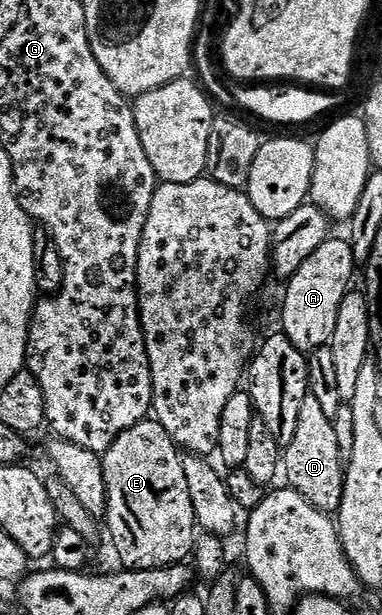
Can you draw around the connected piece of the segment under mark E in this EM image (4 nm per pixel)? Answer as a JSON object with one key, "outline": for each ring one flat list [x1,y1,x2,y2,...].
{"outline":[[146,418,140,420,129,430,123,430,119,438,101,456,101,465,103,466,103,478,107,488,107,510,105,511,104,523,109,523,109,536,113,539,113,548,117,551,117,556,122,560,124,567,129,570,151,570,152,568,167,568,171,564,180,564,192,553,193,542,195,539,195,529,197,528,197,519,195,510,191,506,191,493,187,491,187,478,183,478,183,456,176,444,163,430,163,426,155,418]]}

